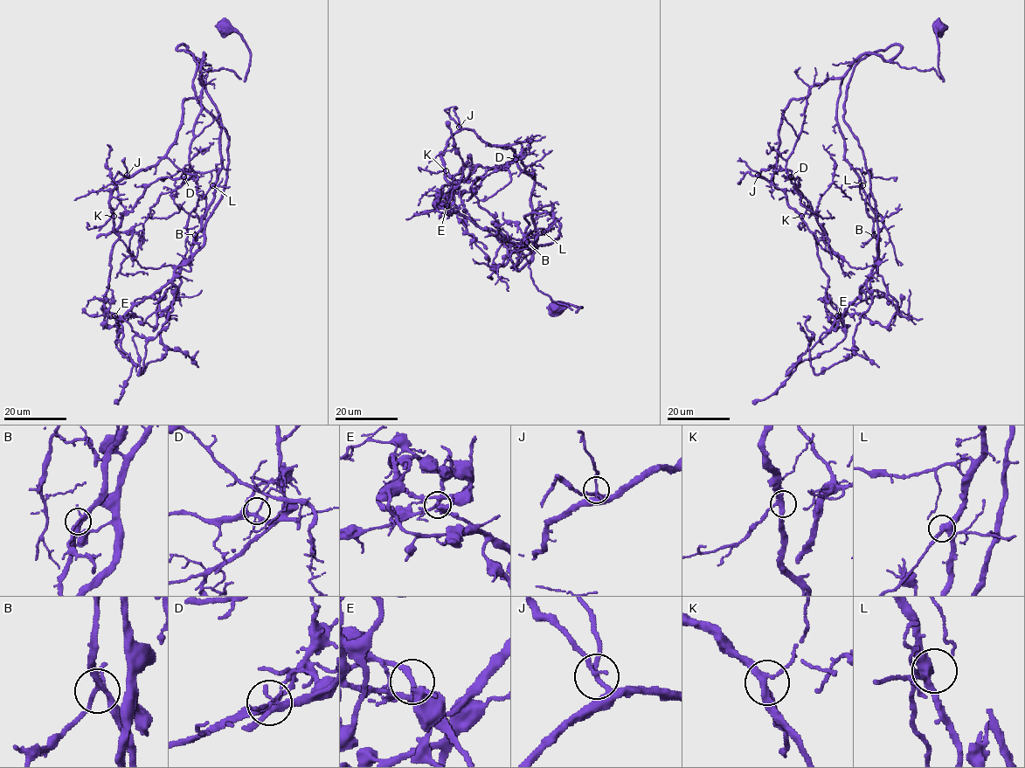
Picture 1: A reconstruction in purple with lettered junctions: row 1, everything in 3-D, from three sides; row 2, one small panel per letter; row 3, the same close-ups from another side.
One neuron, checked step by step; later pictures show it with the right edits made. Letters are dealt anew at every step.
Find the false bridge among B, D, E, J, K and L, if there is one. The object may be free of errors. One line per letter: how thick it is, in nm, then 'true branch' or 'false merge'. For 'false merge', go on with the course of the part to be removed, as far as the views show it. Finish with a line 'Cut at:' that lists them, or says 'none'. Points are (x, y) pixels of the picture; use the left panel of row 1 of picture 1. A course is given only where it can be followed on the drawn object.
B: calibre 240 nm; true branch
D: calibre 190 nm; false merge; course (184, 176), (159, 178), (148, 185), (129, 211), (125, 210), (118, 198), (117, 187), (112, 183), (74, 200)
E: calibre 200 nm; true branch
J: calibre 200 nm; true branch
K: calibre 280 nm; true branch
L: calibre 340 nm; true branch
Cut at: D

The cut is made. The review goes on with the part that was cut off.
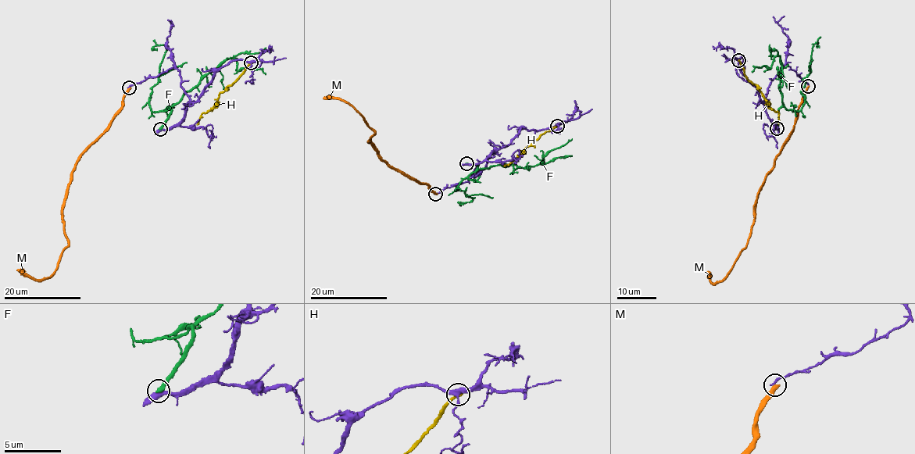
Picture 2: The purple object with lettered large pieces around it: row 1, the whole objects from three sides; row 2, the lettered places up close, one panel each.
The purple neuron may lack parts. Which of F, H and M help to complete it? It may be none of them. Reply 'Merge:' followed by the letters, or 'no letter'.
Merge: no letter

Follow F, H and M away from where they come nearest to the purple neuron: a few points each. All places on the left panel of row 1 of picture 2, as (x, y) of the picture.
F: (159, 128), (184, 94), (226, 59), (234, 58), (239, 71), (244, 68), (261, 69), (266, 74)
H: (251, 62), (219, 94), (216, 104), (201, 114), (197, 124)
M: (129, 87), (111, 126), (70, 174), (63, 203), (69, 244), (57, 269), (38, 280), (17, 269)

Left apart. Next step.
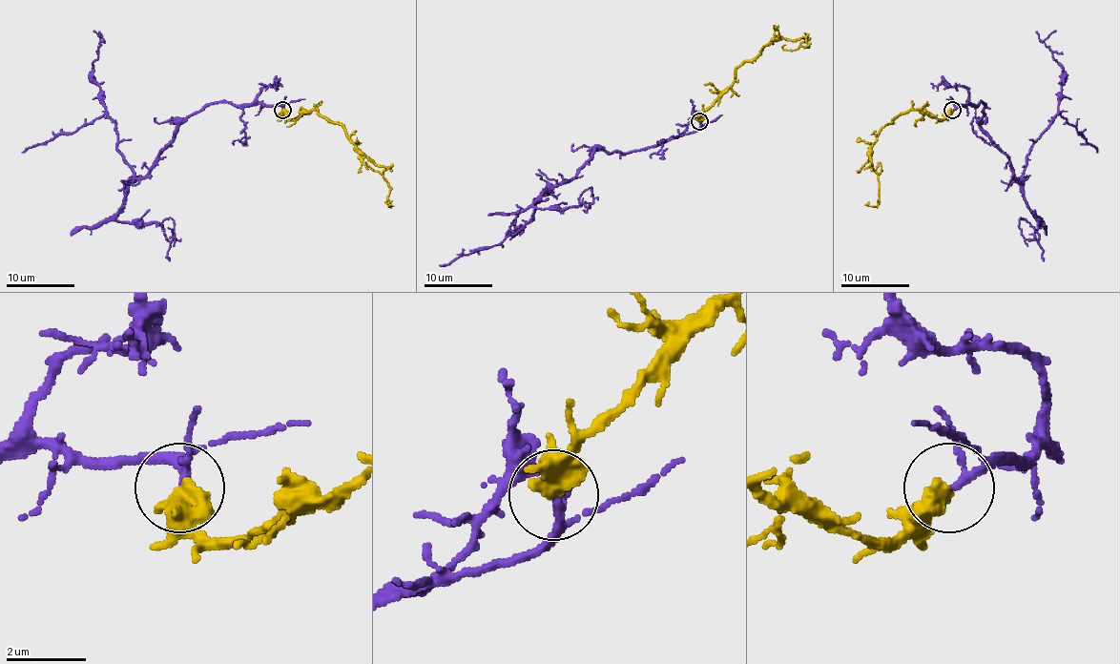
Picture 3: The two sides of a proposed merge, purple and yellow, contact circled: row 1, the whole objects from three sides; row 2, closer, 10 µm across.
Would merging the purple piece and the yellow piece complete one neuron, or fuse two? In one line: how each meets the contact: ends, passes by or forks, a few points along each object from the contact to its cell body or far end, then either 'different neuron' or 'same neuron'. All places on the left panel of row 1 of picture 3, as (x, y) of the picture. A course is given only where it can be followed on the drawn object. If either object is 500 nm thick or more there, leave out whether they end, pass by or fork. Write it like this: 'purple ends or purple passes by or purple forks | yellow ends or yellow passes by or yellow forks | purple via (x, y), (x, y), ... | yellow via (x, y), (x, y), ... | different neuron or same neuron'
purple via (282, 111), (208, 104), (178, 126), (156, 163), (139, 177), (105, 114), (21, 152) | yellow via (282, 111), (288, 119), (314, 111), (342, 126), (358, 148), (385, 169), (390, 206), (385, 201) | same neuron

